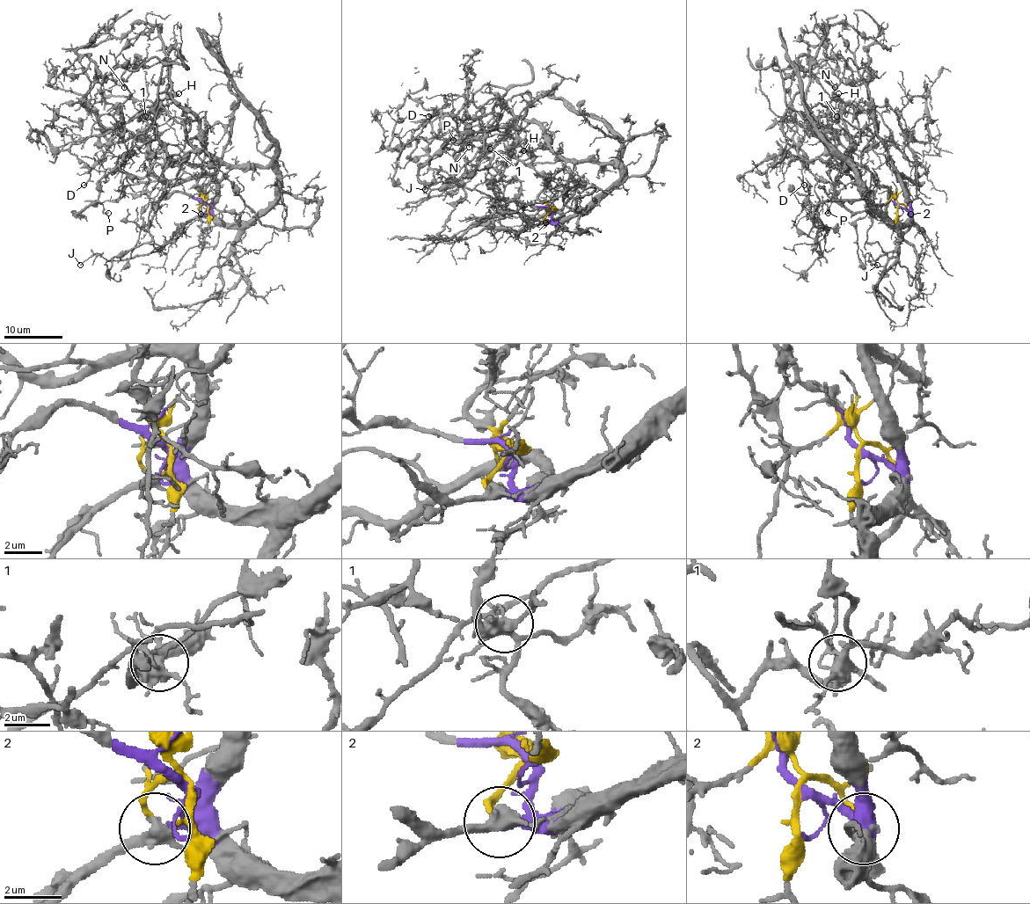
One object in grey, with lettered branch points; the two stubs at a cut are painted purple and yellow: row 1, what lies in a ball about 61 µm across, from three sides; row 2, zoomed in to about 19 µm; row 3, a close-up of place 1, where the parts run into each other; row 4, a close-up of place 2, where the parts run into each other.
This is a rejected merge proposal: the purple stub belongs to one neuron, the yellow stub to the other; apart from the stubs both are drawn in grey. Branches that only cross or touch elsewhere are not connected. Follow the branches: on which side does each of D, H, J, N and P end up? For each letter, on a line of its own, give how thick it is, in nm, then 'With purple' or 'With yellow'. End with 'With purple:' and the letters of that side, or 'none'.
D: Thickness 140 nm. With yellow
H: Thickness 140 nm. With yellow
J: Thickness 120 nm. With purple
N: Thickness 130 nm. With yellow
P: Thickness 120 nm. With yellow
With purple: J

